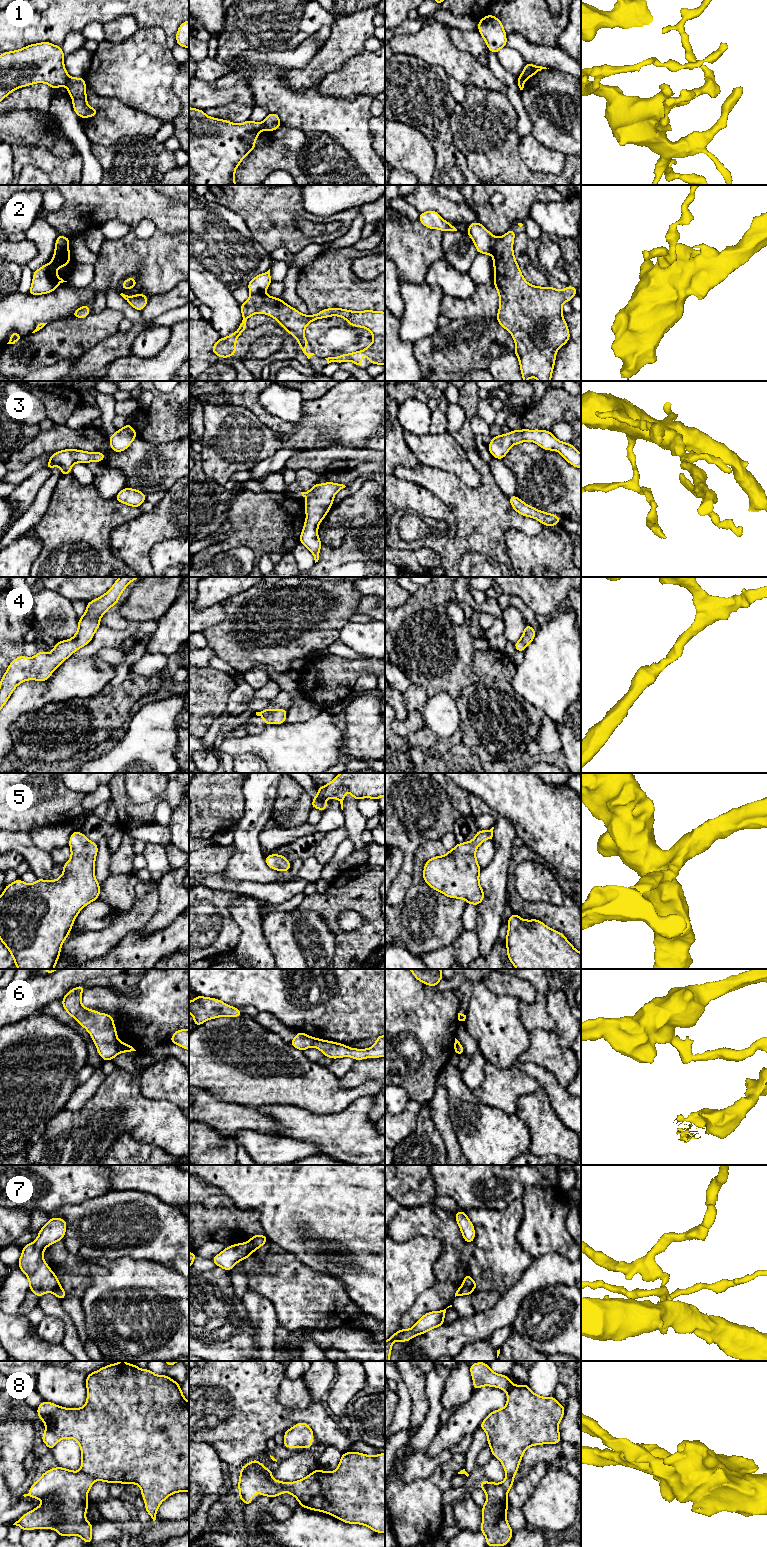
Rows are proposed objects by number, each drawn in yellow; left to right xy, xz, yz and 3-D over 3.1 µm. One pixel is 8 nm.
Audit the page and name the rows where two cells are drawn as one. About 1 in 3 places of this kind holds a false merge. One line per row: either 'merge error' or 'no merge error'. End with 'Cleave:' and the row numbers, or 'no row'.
1: merge error
2: merge error
3: no merge error
4: no merge error
5: no merge error
6: merge error
7: merge error
8: merge error
Cleave: 1, 2, 6, 7, 8

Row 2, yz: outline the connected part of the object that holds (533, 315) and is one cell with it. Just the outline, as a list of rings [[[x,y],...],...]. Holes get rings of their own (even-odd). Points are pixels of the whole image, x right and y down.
[[[513,228],[500,237],[496,237],[493,253],[493,267],[495,275],[493,283],[499,294],[499,311],[496,319],[498,323],[507,331],[515,341],[515,355],[518,357],[523,381],[534,377],[539,381],[551,381],[552,372],[555,365],[556,353],[560,347],[565,345],[570,339],[569,328],[563,318],[562,305],[564,302],[570,302],[577,295],[577,287],[566,286],[563,291],[547,286],[533,286],[523,277],[519,265],[513,252],[513,243],[515,238]]]

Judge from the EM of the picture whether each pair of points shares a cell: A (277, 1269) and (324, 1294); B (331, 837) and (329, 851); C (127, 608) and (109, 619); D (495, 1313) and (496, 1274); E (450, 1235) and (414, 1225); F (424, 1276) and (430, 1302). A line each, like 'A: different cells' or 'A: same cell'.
A: same cell
B: same cell
C: different cells
D: different cells
E: same cell
F: different cells

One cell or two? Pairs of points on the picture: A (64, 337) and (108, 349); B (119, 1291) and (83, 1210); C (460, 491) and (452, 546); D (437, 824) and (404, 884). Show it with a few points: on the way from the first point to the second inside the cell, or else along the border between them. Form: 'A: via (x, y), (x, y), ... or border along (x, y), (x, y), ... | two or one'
A: border along (115, 332), (99, 341), (77, 358) | two
B: border along (128, 1255), (113, 1259), (95, 1259), (93, 1261) | two
C: via (463, 505), (463, 532) | one
D: via (421, 834), (408, 847), (407, 868) | one

